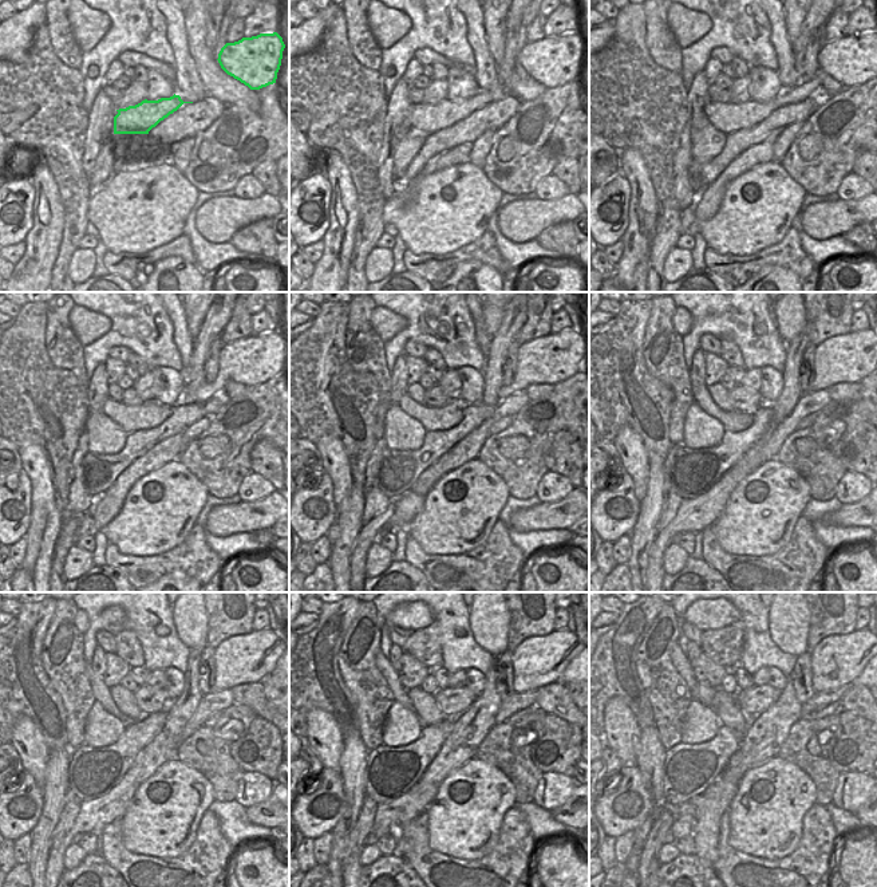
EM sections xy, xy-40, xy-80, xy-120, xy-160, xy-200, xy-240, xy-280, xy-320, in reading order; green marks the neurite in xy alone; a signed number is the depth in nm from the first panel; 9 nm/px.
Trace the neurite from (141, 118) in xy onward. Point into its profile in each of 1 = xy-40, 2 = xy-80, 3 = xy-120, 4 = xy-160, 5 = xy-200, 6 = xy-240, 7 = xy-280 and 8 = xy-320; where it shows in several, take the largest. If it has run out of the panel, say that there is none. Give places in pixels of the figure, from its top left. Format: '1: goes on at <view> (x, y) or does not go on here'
1: goes on at xy-40 (430, 118)
2: goes on at xy-80 (733, 117)
3: goes on at xy-120 (251, 361)
4: goes on at xy-160 (550, 359)
5: goes on at xy-200 (852, 357)
6: goes on at xy-240 (252, 657)
7: goes on at xy-280 (538, 661)
8: goes on at xy-320 (838, 659)

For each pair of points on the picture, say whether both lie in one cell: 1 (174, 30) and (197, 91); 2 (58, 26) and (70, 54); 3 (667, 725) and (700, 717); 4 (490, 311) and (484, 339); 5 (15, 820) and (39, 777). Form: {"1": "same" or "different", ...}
{"1": "same", "2": "same", "3": "different", "4": "different", "5": "different"}

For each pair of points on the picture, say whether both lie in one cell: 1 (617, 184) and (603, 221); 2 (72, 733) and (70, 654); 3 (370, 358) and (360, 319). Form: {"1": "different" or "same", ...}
{"1": "same", "2": "same", "3": "same"}

